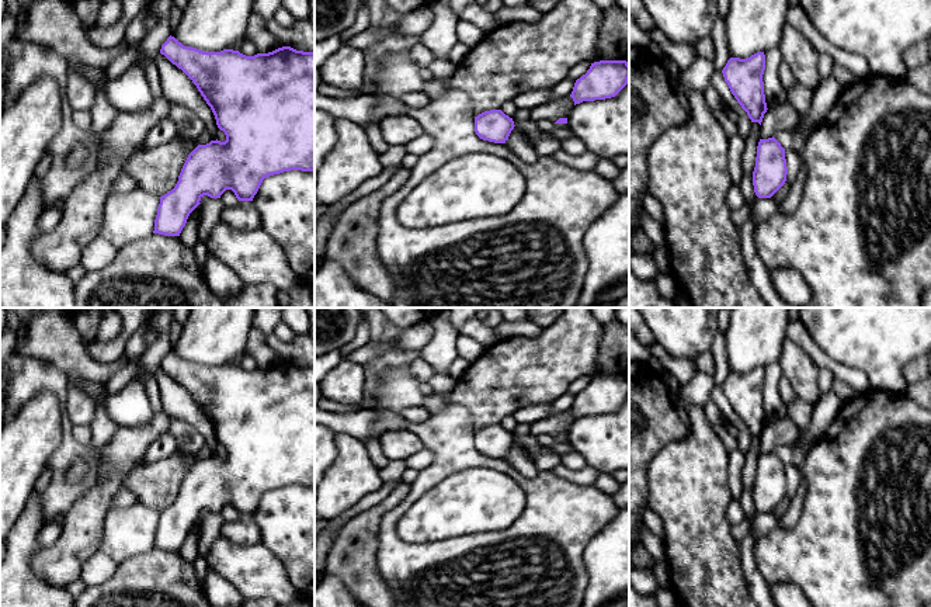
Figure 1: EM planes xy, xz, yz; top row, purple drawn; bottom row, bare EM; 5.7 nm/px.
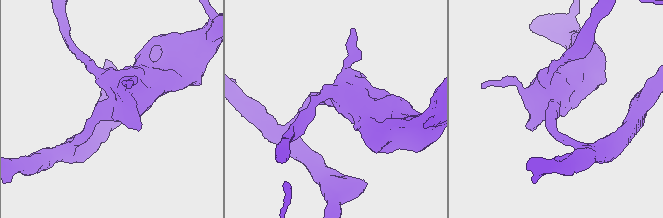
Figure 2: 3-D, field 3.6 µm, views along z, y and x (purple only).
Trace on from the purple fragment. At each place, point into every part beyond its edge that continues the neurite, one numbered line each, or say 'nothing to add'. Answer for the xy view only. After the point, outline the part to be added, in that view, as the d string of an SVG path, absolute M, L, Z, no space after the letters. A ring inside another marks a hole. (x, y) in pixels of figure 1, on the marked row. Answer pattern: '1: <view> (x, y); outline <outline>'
nothing to add

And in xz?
nothing to add

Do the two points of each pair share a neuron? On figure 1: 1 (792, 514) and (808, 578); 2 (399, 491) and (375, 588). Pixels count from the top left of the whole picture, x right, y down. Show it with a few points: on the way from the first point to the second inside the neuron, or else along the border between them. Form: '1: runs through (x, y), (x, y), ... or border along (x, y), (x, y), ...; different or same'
1: border along (806, 492), (799, 519), (788, 529), (778, 529); different
2: runs through (377, 514), (365, 526), (365, 564); same

